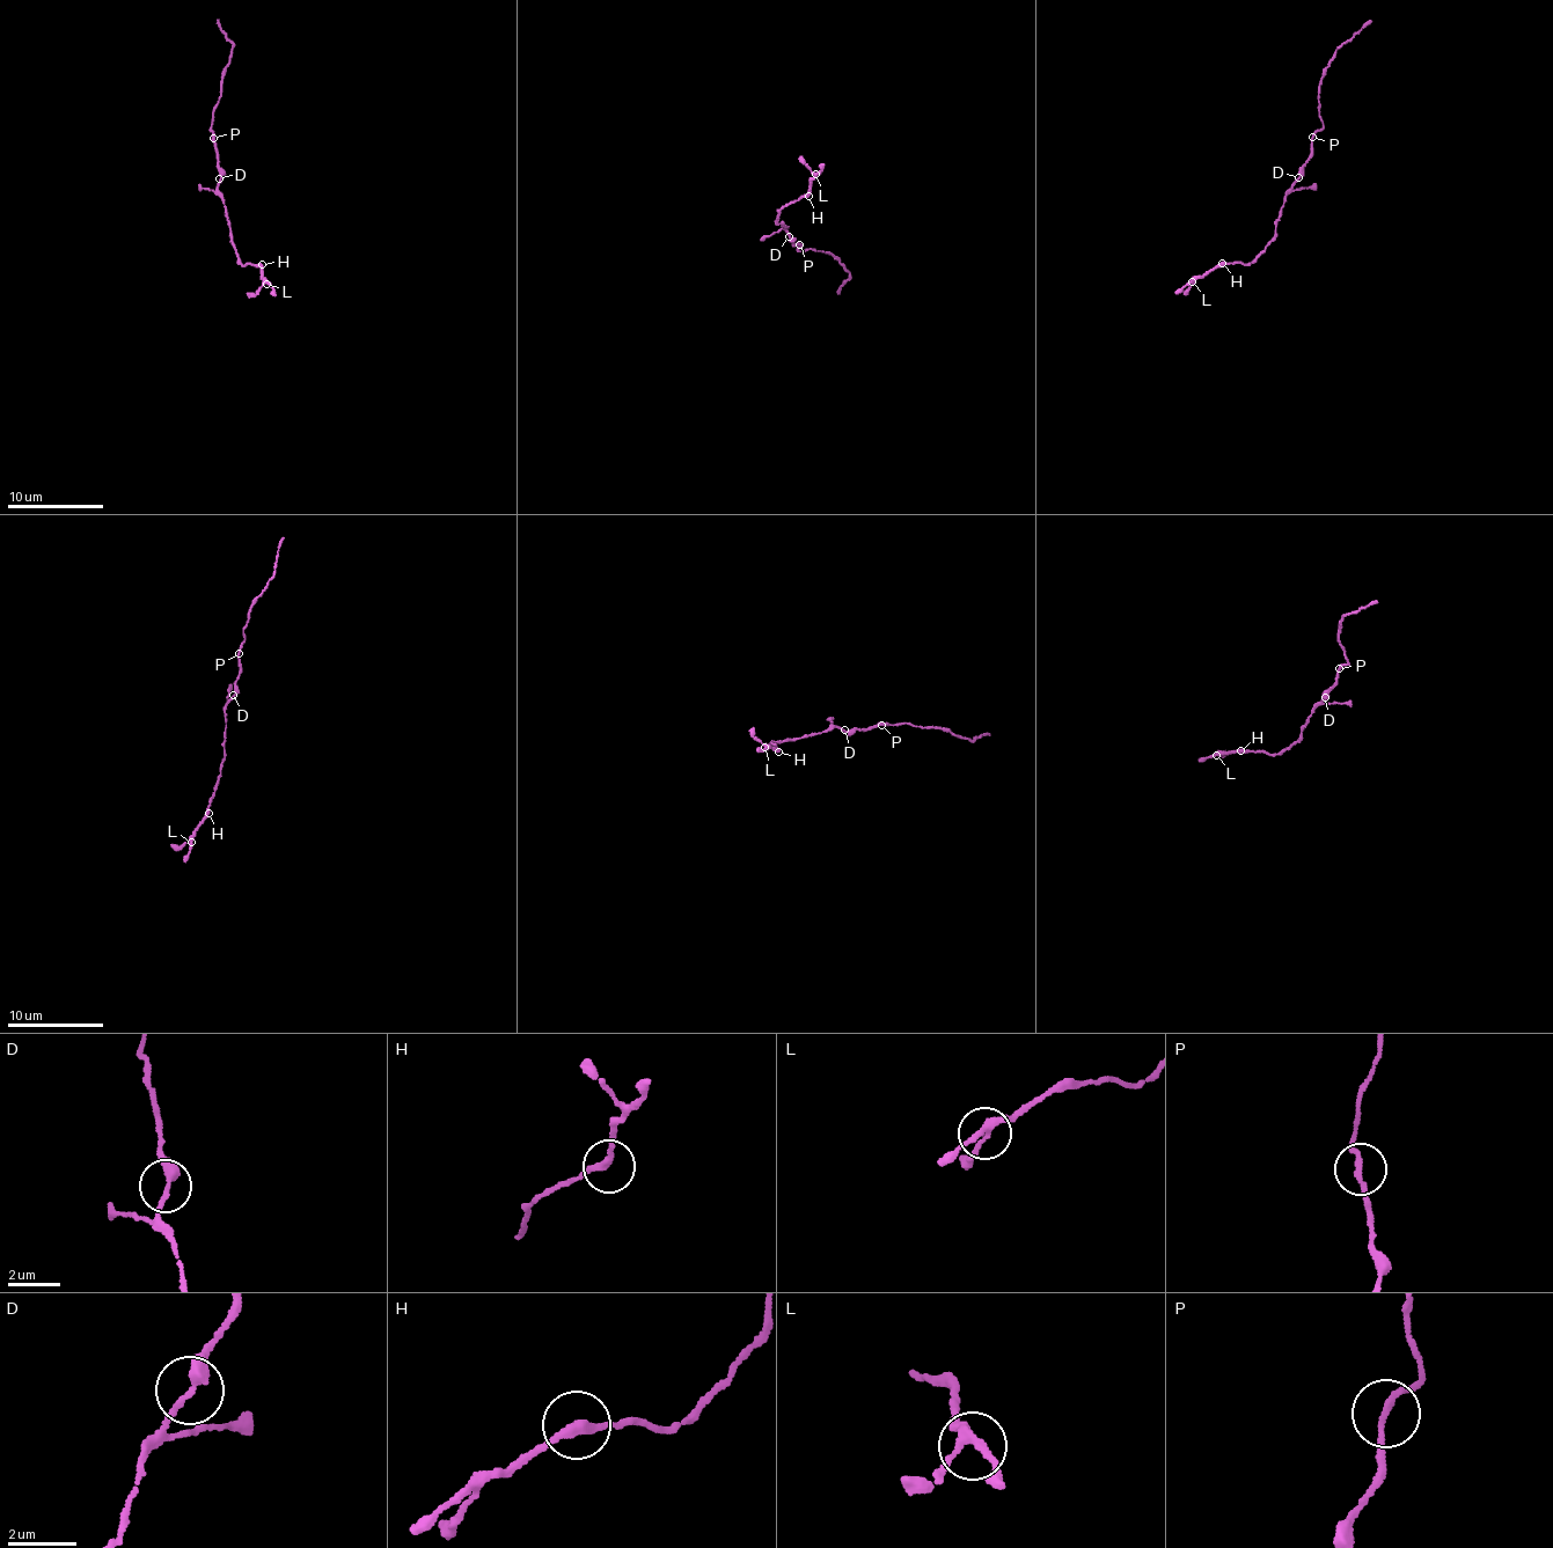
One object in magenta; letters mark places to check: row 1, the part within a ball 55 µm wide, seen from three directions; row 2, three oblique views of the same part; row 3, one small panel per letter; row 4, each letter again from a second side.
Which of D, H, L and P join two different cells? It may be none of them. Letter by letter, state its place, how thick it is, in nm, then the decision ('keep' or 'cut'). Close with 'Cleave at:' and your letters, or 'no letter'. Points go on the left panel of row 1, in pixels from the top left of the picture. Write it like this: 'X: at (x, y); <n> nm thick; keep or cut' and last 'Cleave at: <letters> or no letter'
D: at (219, 178); 300 nm thick; keep
H: at (262, 264); 240 nm thick; keep
L: at (266, 284); 240 nm thick; keep
P: at (213, 138); 180 nm thick; keep
Cleave at: no letter

